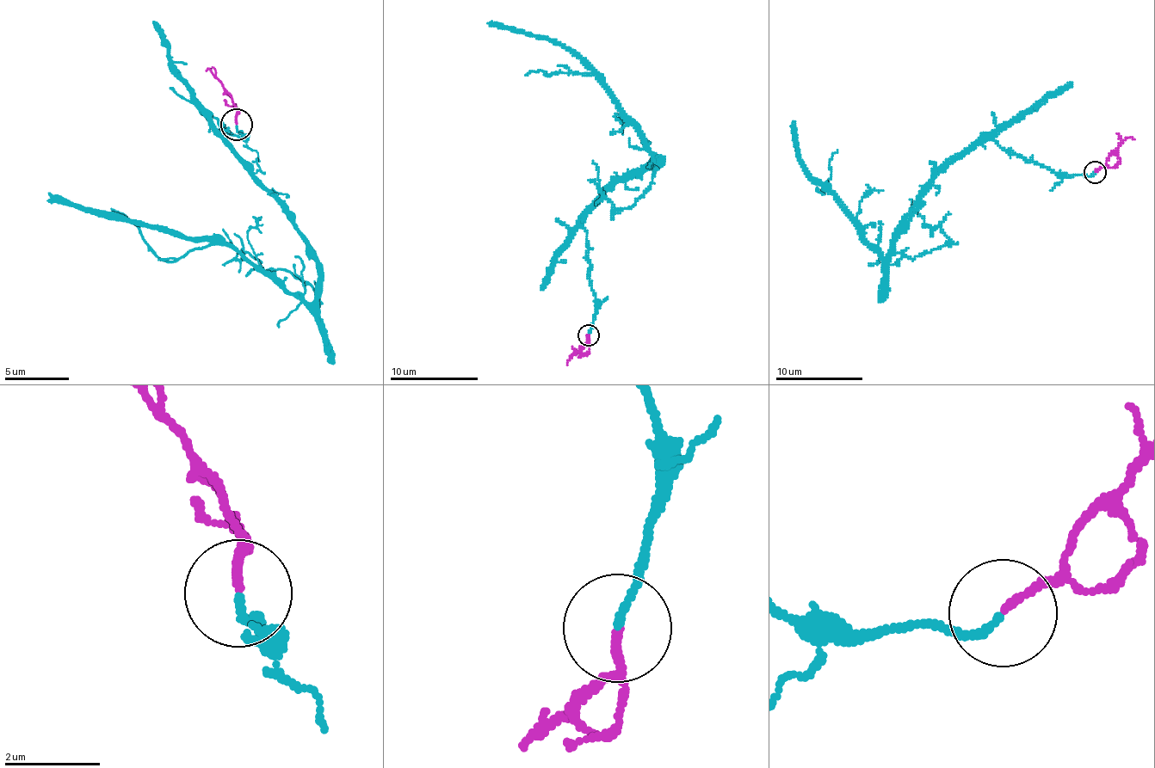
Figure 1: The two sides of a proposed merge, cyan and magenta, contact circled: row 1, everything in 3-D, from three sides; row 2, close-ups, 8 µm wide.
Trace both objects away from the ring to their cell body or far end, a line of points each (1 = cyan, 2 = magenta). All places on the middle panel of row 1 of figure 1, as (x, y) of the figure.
1: (589, 335), (595, 297), (583, 213), (657, 156), (655, 160), (604, 84), (568, 49), (547, 39), (487, 23)
2: (589, 335), (589, 342), (570, 358), (567, 365)

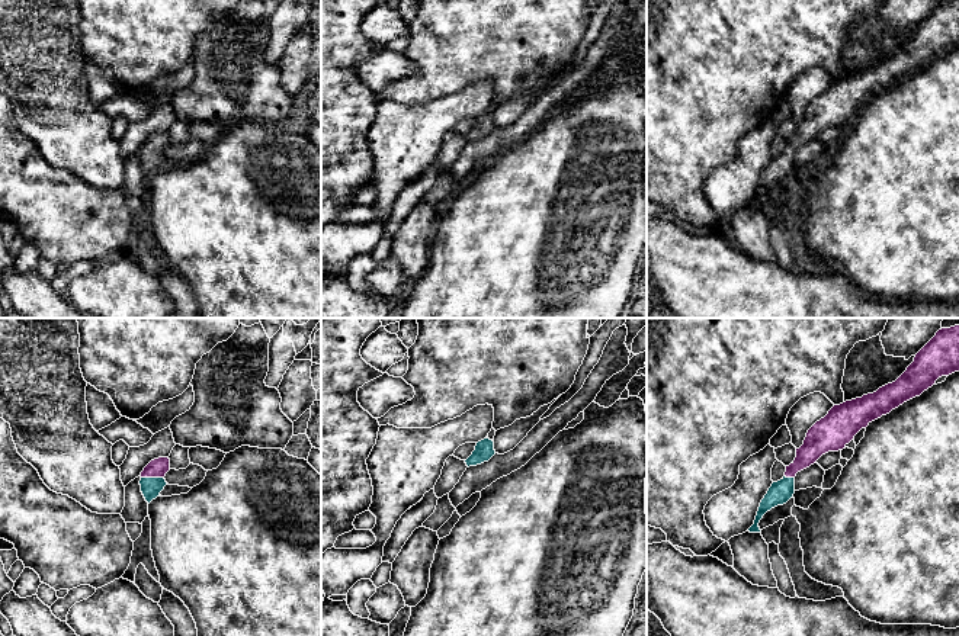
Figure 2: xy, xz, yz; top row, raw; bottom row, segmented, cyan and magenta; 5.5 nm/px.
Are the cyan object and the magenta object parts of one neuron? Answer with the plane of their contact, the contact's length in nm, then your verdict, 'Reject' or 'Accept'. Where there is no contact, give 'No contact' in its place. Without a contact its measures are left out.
Touches cyan in xy. Shared border 130 nm. Accept

